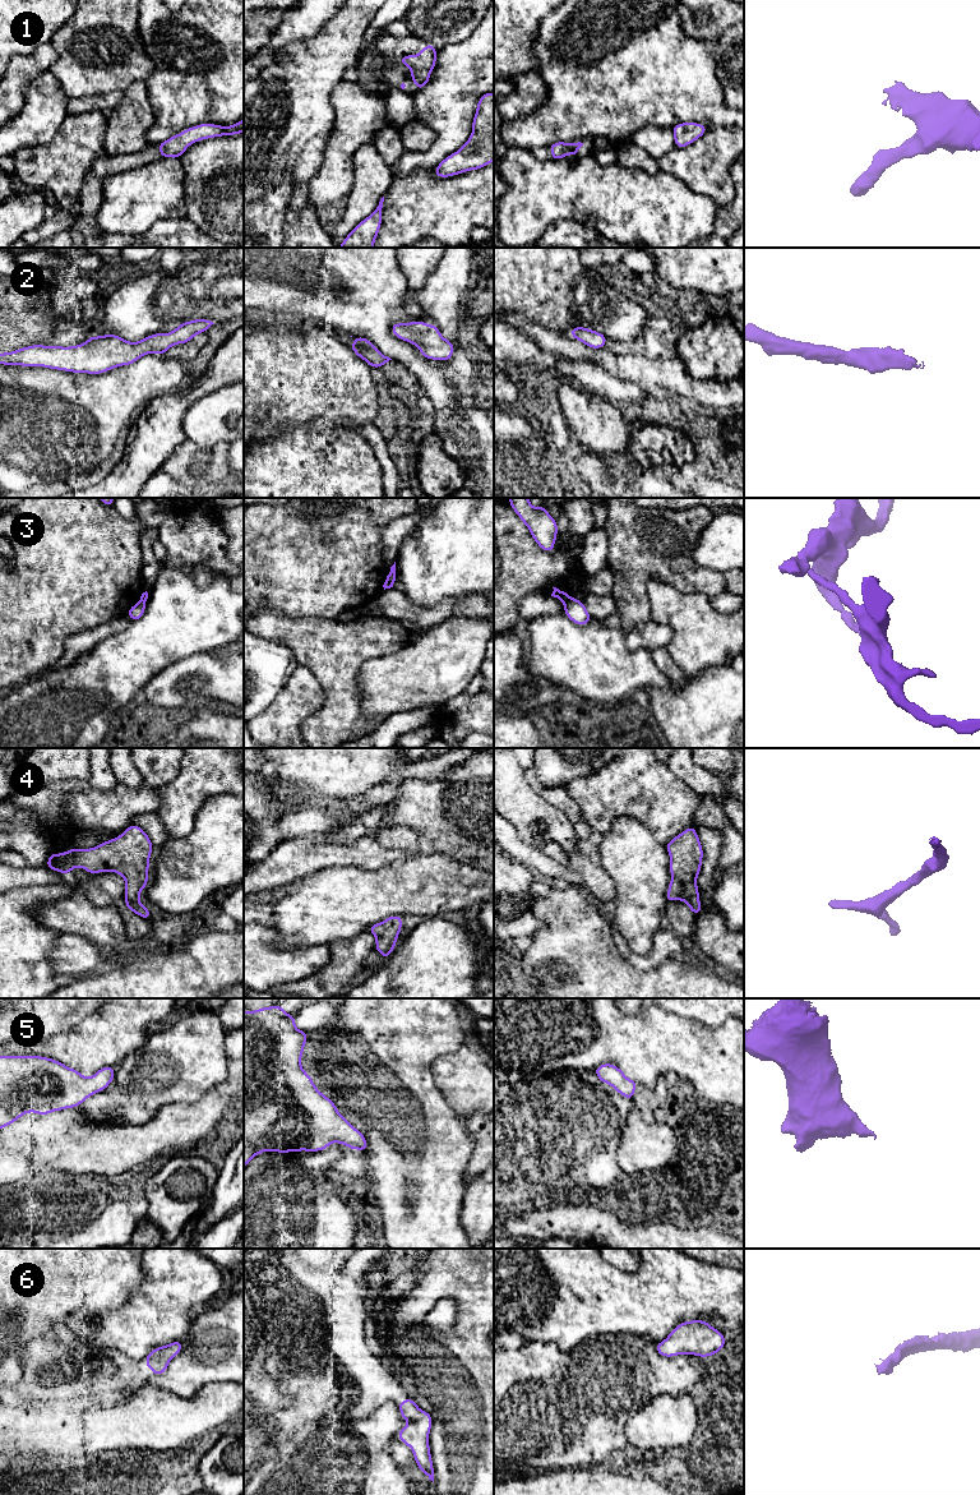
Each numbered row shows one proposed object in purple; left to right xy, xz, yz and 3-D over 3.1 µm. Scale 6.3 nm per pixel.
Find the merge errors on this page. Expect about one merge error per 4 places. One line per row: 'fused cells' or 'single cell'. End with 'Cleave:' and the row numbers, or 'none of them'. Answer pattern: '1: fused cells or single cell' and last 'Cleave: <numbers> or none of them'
1: single cell
2: single cell
3: fused cells
4: single cell
5: single cell
6: single cell
Cleave: 3

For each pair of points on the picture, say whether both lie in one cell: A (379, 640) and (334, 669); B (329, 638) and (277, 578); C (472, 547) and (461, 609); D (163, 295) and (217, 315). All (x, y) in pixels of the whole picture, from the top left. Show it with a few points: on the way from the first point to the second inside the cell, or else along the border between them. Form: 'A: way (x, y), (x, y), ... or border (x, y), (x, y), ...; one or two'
A: way (368, 640), (364, 640), (346, 658); one
B: border (281, 613), (289, 617), (334, 619); two
C: border (480, 593), (447, 598), (434, 605); two
D: border (230, 300), (209, 309); two

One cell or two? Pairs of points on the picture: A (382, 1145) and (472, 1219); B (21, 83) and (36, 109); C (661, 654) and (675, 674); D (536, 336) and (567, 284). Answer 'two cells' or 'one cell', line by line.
A: two cells
B: two cells
C: one cell
D: two cells

